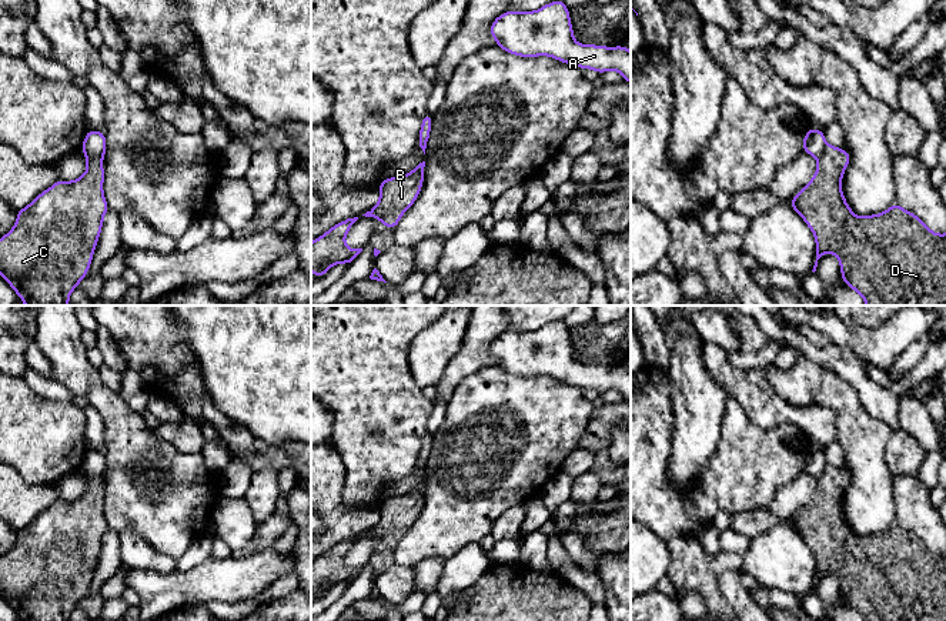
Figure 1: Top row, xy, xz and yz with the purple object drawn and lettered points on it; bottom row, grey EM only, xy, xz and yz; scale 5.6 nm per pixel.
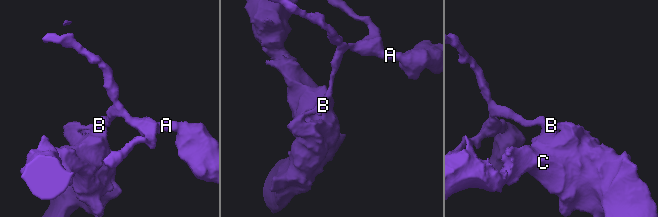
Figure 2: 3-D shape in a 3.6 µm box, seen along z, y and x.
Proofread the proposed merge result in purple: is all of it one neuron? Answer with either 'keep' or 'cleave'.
cleave

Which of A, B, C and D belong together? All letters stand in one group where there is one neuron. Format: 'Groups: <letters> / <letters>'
Groups: A / B C D

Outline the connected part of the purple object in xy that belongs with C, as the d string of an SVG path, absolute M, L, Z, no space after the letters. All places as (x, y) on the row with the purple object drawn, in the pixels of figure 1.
M86 156L87 171L77 180L57 180L29 206L17 211L14 227L0 238L0 276L11 286L26 306L68 306L76 286L86 278L108 211L103 193L103 157Z

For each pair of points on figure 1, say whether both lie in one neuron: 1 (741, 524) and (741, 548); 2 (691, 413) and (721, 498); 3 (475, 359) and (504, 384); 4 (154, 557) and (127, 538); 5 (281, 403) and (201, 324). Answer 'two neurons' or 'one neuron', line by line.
1: two neurons
2: two neurons
3: two neurons
4: one neuron
5: one neuron

